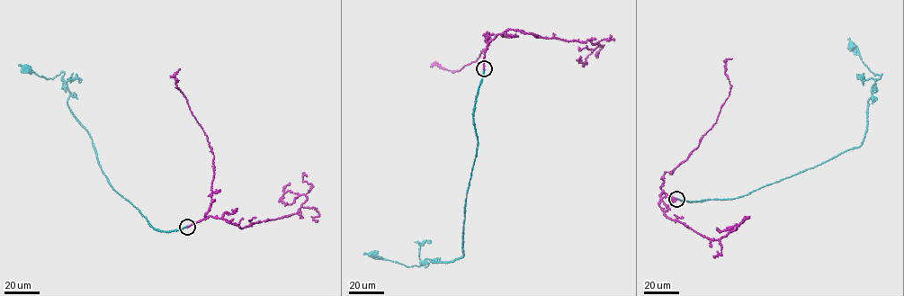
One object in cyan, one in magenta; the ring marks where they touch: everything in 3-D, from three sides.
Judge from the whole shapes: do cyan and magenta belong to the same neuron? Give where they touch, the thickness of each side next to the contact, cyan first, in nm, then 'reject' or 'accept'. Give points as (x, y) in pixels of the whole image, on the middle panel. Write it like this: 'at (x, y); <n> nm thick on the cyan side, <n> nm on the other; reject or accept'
at (484, 68); 380 nm thick on the cyan side, 400 nm on the other; reject

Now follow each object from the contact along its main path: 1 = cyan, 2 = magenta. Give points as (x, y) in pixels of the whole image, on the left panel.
1: (187, 227), (161, 231), (148, 224), (107, 181), (91, 137), (68, 107), (64, 72), (48, 79), (25, 67)
2: (187, 227), (211, 216), (241, 228), (296, 213), (307, 198), (290, 191), (281, 198), (283, 202)

